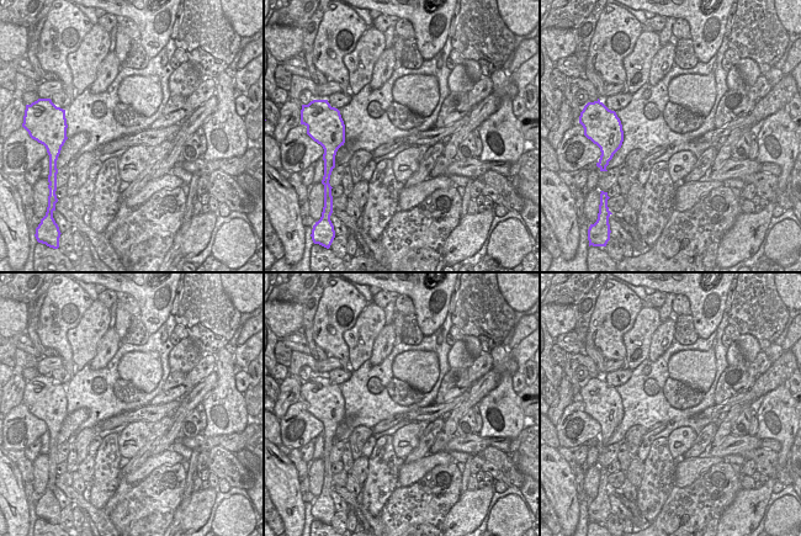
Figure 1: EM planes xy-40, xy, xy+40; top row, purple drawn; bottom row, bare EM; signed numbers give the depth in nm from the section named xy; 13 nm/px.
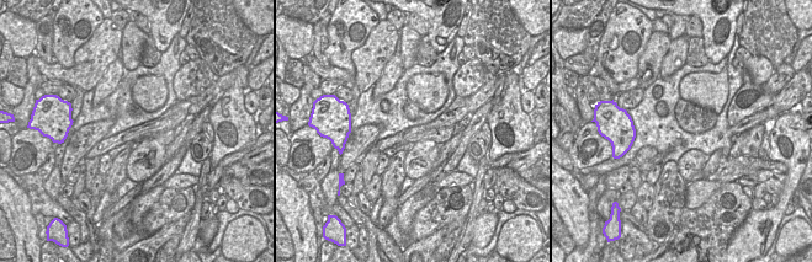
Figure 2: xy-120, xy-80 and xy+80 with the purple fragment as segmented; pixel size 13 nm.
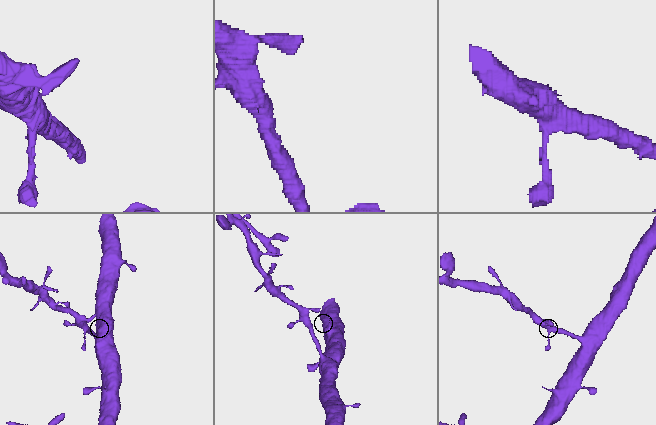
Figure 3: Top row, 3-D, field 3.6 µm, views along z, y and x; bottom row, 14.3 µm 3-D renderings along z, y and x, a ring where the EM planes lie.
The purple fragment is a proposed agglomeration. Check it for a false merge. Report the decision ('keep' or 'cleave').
keep

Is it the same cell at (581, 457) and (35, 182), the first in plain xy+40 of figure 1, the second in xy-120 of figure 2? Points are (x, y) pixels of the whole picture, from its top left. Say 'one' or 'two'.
two

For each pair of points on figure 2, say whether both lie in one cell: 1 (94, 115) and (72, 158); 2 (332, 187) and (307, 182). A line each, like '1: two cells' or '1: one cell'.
1: two cells
2: two cells

